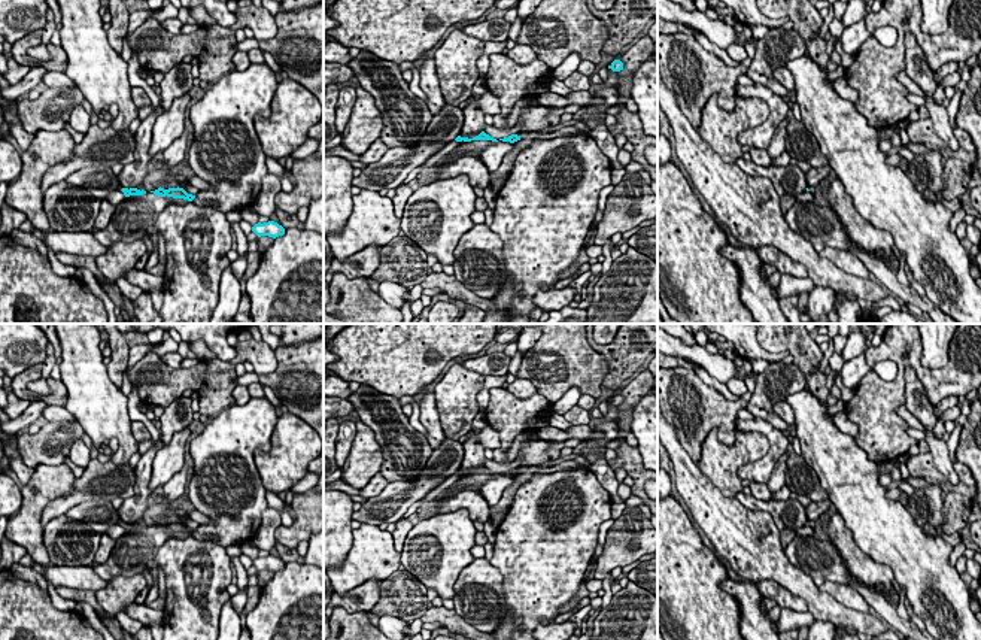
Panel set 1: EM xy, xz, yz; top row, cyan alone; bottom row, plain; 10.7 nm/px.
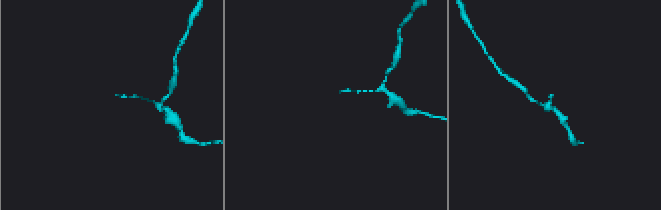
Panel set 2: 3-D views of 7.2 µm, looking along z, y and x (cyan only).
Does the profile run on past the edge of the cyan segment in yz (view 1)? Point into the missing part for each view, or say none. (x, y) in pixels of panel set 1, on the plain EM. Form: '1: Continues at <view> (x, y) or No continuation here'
1: No continuation here

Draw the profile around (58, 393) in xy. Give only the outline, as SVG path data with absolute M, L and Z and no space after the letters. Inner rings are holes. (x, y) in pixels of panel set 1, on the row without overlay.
M42 364L33 366L12 379L12 392L22 400L43 401L48 406L64 407L67 403L67 388L61 379L48 377L46 383L51 388L49 395L33 392L27 385L33 380L42 379Z

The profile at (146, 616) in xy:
M133 601L124 610L131 619L139 621L143 627L151 627L155 622L163 622L163 609L151 609L146 604L137 604Z

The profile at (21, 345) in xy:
M0 324L0 370L15 377L24 370L42 364L49 340L36 324Z

